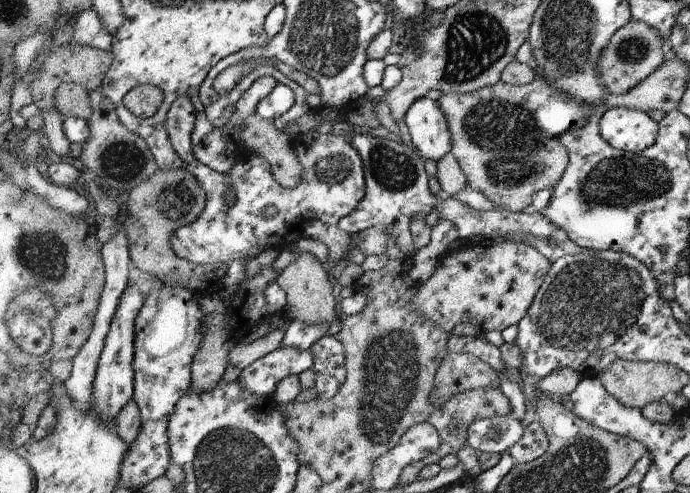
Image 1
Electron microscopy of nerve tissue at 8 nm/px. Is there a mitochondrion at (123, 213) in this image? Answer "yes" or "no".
no

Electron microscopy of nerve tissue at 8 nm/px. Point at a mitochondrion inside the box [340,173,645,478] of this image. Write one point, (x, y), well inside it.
(389, 364)

